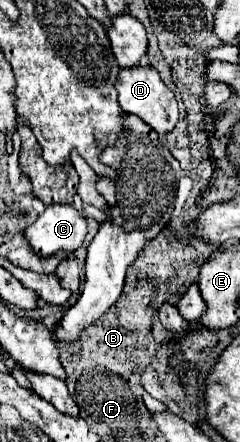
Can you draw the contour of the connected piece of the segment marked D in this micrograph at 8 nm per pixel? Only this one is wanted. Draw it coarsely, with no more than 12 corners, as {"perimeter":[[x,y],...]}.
{"perimeter":[[153,66],[121,68],[123,112],[159,136],[179,118],[175,94]]}

